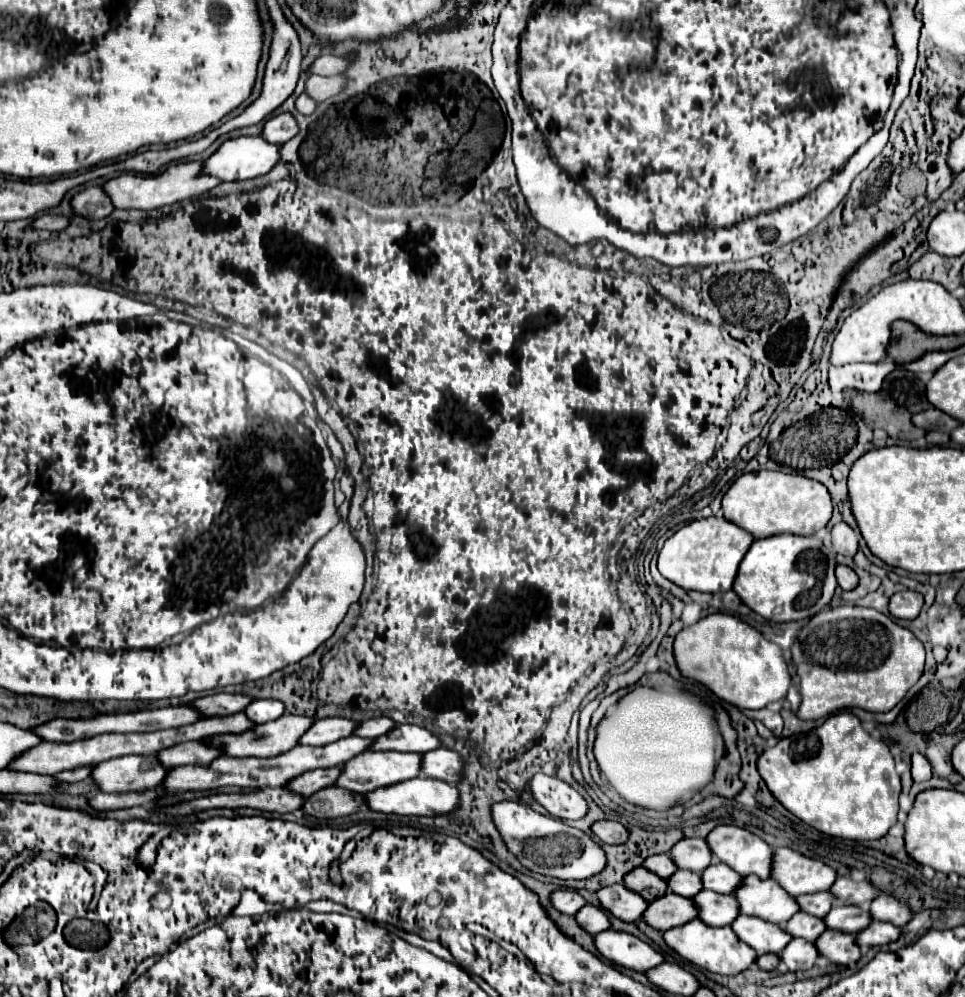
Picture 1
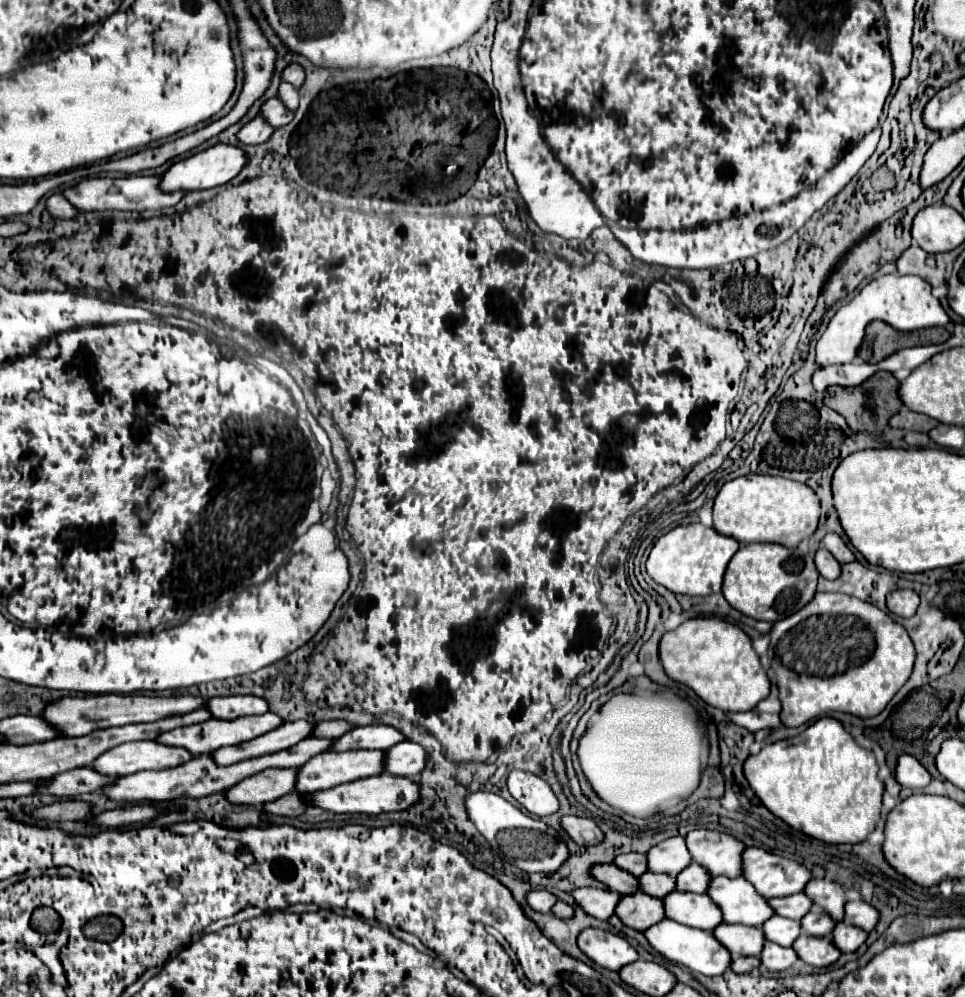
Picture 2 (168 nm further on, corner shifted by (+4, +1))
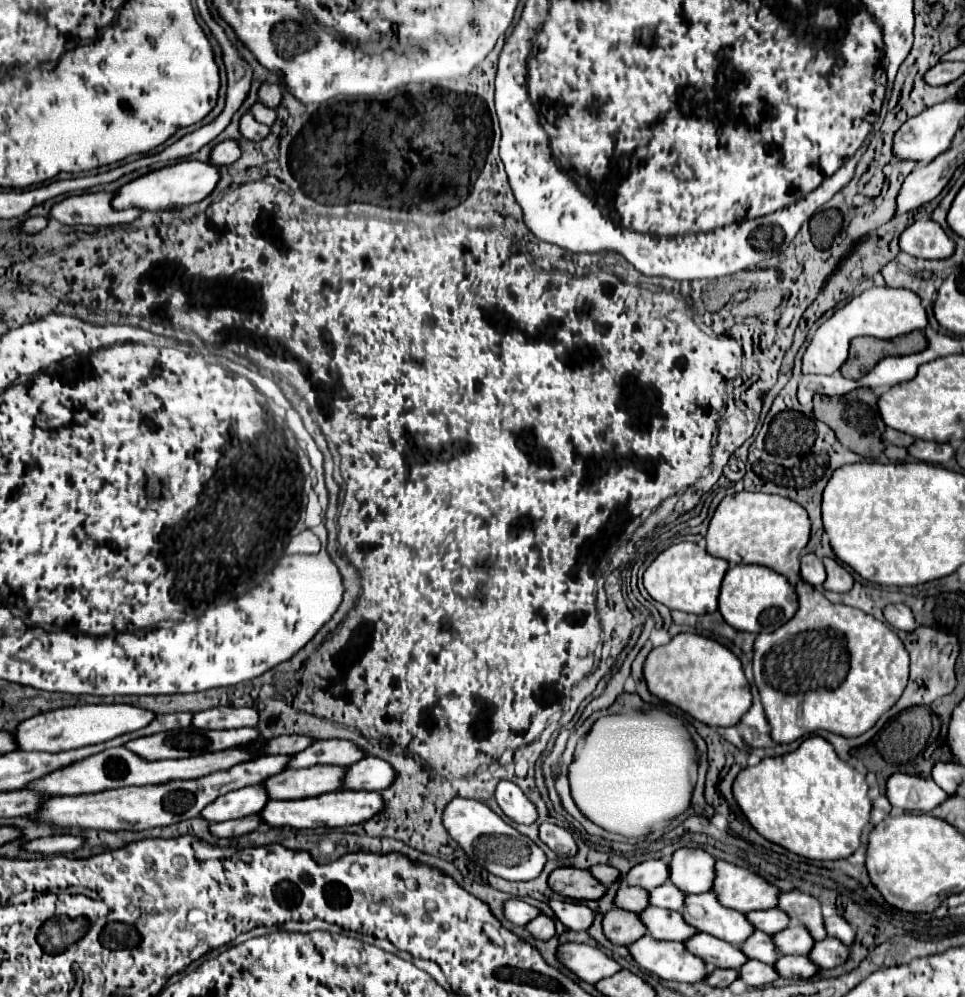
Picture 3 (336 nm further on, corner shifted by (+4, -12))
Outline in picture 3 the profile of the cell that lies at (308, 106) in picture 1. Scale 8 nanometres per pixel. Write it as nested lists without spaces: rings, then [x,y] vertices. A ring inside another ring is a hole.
[[[243,114],[243,118],[241,118],[241,136],[243,136],[243,138],[253,140],[253,142],[259,142],[259,140],[263,140],[269,132],[271,132],[269,126],[263,126],[261,122],[255,122],[253,114]]]

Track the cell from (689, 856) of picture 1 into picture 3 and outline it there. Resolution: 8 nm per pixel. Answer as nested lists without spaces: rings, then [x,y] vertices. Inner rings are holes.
[[[647,860],[643,864],[637,864],[633,870],[627,872],[625,880],[629,886],[643,886],[645,890],[655,890],[655,886],[661,886],[669,880],[669,862],[665,860]]]

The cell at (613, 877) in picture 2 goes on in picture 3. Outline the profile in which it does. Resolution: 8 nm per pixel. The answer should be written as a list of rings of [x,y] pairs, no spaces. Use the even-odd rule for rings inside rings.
[[[557,868],[549,876],[549,886],[573,900],[597,900],[605,896],[607,888],[589,872],[579,868]]]

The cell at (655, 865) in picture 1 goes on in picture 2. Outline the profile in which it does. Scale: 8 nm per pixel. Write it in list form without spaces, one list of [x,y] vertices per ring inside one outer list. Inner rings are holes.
[[[625,853],[625,855],[617,855],[615,857],[615,865],[625,869],[627,873],[639,877],[647,871],[647,863],[645,863],[645,855],[639,853]]]

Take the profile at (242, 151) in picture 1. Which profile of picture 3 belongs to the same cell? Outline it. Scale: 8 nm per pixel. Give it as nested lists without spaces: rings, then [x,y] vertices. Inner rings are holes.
[[[177,162],[177,164],[165,166],[161,170],[153,170],[137,180],[125,184],[113,198],[113,208],[125,210],[125,208],[135,206],[135,208],[143,208],[143,210],[177,210],[181,206],[205,200],[215,190],[219,180],[221,180],[219,168],[209,162]]]

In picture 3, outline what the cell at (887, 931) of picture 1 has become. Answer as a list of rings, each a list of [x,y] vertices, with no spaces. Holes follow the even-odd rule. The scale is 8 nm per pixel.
[[[829,936],[821,942],[815,942],[809,958],[827,970],[827,968],[837,968],[843,962],[847,962],[849,954],[851,954],[849,946],[843,946],[843,942],[837,942],[835,938]]]

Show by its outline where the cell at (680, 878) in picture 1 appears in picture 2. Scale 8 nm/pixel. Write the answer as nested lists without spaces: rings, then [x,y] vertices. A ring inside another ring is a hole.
[[[643,873],[639,879],[639,891],[651,897],[665,897],[675,889],[675,877],[671,875],[657,875],[657,873]]]

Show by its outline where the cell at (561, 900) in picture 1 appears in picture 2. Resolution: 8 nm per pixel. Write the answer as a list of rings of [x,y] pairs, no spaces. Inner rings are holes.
[[[539,889],[539,895],[535,895],[535,891],[527,893],[527,905],[533,909],[533,911],[539,911],[539,913],[549,913],[551,909],[551,903],[555,903],[555,895],[551,895],[549,891],[545,889]]]

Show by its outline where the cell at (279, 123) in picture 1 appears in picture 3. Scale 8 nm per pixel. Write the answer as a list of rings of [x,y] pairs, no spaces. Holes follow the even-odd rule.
[[[225,140],[221,144],[217,144],[211,152],[211,164],[215,166],[223,166],[223,164],[233,164],[241,158],[241,148],[237,140]]]

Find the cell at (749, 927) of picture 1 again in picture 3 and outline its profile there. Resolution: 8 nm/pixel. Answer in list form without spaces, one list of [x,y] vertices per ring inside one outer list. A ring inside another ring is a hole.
[[[695,934],[693,938],[689,938],[685,942],[687,950],[691,950],[695,956],[701,956],[709,966],[715,968],[735,968],[739,970],[739,966],[743,966],[749,958],[743,954],[743,950],[739,950],[739,946],[727,944],[711,934]]]

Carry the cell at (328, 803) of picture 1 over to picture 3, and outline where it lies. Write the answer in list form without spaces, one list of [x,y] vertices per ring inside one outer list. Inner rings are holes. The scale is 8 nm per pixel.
[[[251,814],[251,816],[239,818],[239,820],[227,820],[227,822],[219,822],[219,824],[211,824],[211,832],[219,838],[233,838],[233,836],[253,832],[261,824],[263,824],[263,818],[259,814]]]

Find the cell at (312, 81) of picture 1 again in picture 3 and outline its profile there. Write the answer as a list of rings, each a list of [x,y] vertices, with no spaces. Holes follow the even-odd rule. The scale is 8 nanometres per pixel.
[[[257,102],[257,104],[251,108],[251,114],[253,114],[253,116],[259,120],[259,122],[263,122],[263,124],[267,124],[267,126],[275,124],[275,118],[277,118],[275,108],[263,106],[263,102]]]

